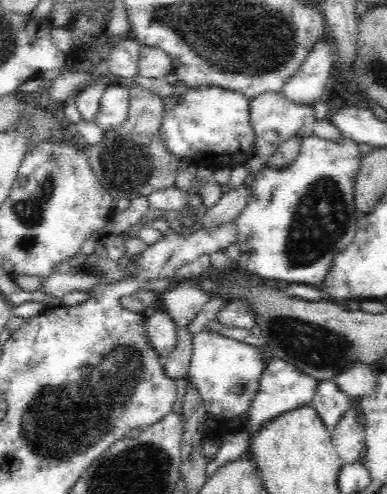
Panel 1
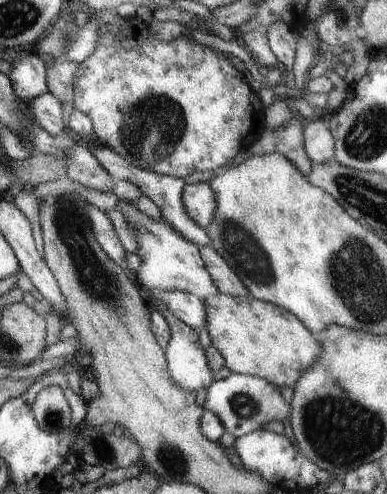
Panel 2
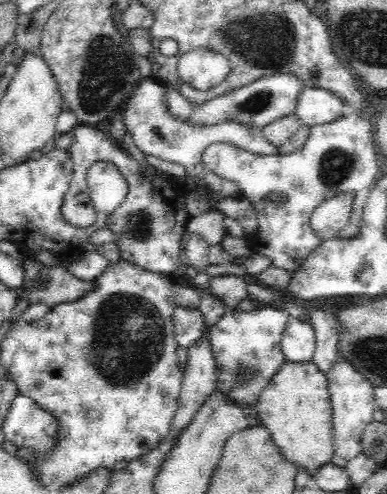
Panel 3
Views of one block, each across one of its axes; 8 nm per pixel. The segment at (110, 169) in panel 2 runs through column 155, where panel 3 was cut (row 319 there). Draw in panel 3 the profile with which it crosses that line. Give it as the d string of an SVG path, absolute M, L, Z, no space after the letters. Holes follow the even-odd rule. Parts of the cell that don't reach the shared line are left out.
M180 306L174 310L172 322L174 322L174 338L182 348L190 348L194 342L202 340L202 336L208 338L212 330L206 326L206 318L200 312L200 308Z

